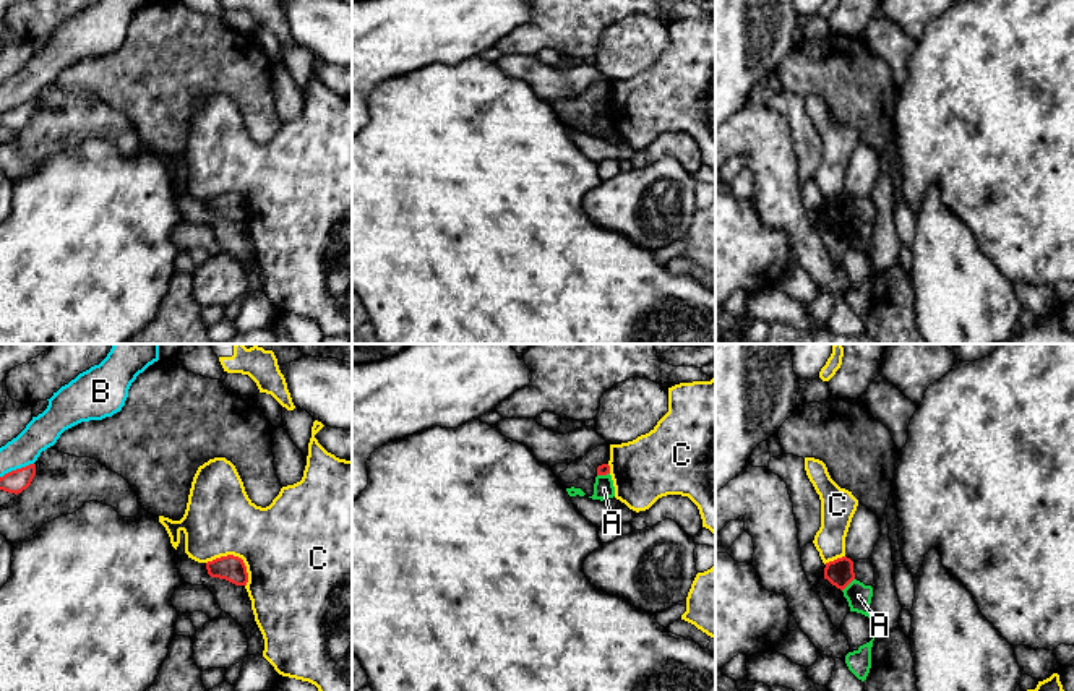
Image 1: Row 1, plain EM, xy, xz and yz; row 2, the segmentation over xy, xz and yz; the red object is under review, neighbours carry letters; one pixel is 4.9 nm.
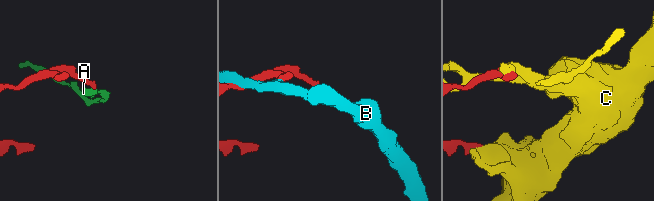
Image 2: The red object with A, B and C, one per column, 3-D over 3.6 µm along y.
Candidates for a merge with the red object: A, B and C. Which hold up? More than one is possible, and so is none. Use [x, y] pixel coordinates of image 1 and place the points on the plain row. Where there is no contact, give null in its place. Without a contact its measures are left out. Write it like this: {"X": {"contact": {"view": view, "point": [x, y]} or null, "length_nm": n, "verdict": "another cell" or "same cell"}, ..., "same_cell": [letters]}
{"A": {"contact": {"view": "yz", "point": [849, 219]}, "length_nm": 90, "verdict": "another cell"}, "B": {"contact": {"view": "xy", "point": [17, 106]}, "length_nm": 180, "verdict": "another cell"}, "C": {"contact": {"view": "xy", "point": [237, 193]}, "length_nm": 240, "verdict": "another cell"}, "same_cell": []}

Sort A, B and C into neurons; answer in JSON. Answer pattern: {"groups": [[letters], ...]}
{"groups": [["A"], ["B"], ["C"]]}

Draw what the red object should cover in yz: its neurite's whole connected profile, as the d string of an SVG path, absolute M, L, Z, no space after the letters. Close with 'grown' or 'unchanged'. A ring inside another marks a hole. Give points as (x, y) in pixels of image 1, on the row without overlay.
M847 193L826 200L824 216L844 227L853 216L853 198Z; unchanged

